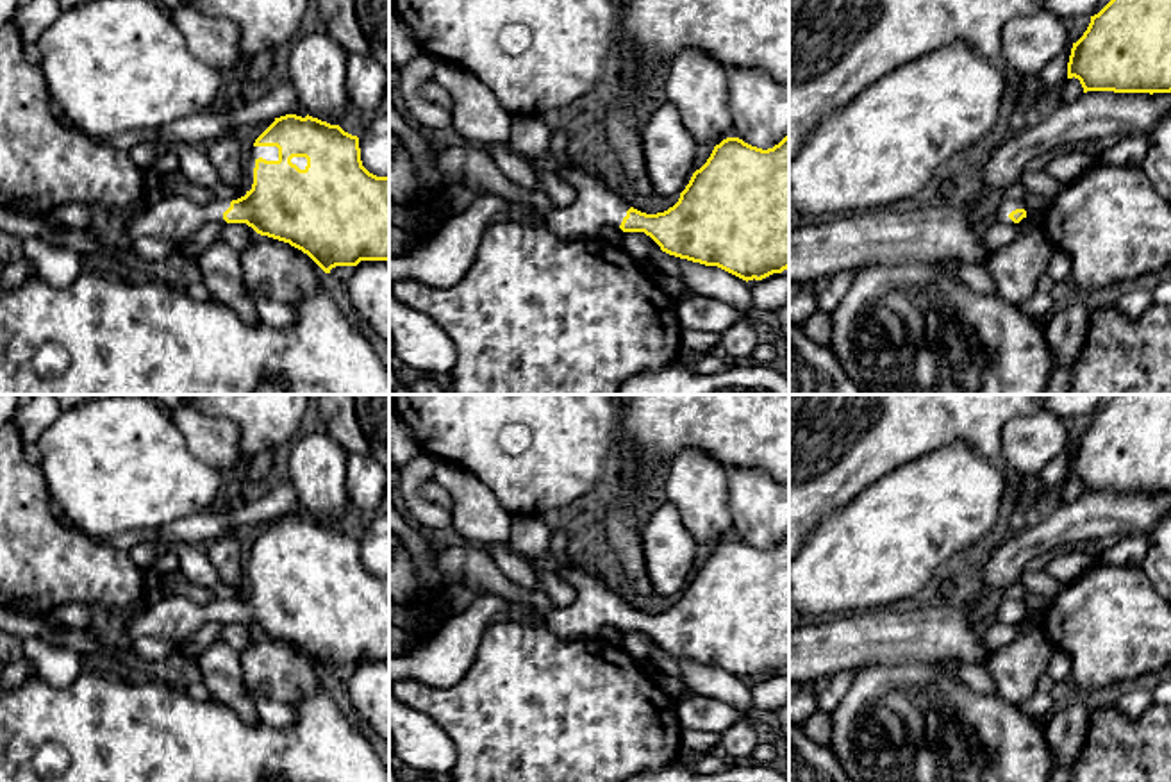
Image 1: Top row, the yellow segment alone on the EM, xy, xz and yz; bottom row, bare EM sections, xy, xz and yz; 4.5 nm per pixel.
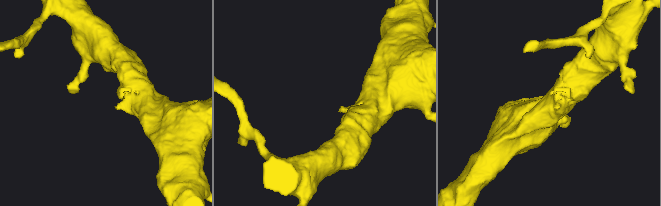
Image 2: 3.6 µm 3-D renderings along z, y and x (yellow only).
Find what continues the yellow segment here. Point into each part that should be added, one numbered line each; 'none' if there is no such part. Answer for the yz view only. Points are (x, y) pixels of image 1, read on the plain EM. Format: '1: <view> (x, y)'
1: yz (1005, 607)

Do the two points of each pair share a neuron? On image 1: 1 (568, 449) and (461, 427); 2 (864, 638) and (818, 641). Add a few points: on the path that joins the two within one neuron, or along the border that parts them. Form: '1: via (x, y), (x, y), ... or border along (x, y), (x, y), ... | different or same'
1: via (541, 461), (495, 461), (488, 454) | same
2: via (854, 640), (829, 641) | same

